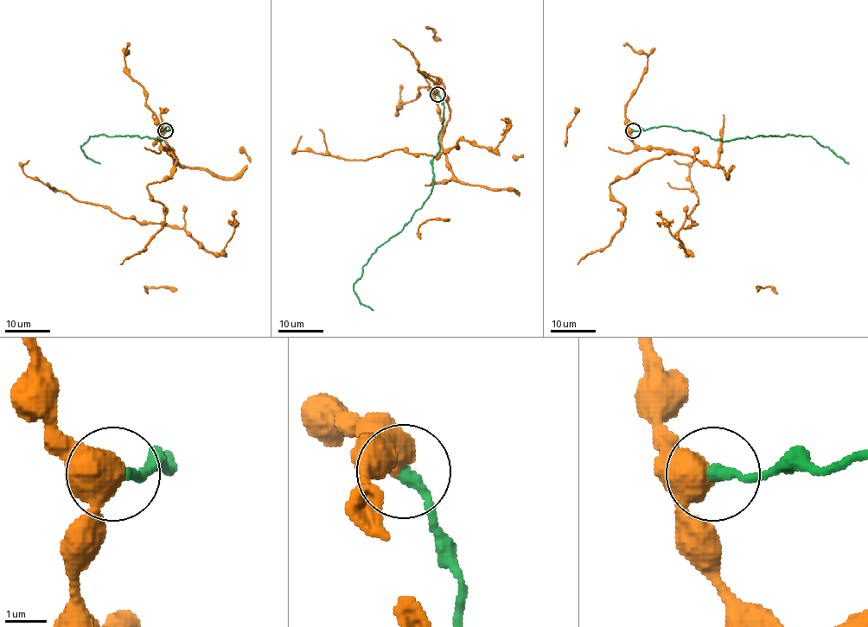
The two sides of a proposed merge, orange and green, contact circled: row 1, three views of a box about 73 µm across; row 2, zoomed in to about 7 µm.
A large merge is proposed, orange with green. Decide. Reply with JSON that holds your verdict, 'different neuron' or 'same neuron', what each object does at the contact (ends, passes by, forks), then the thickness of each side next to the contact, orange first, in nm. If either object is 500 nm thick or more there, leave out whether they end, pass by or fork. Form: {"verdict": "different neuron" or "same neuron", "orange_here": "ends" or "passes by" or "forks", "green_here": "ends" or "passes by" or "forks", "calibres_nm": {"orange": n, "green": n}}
{"verdict": "different neuron", "orange_here": "passes by", "green_here": "ends", "calibres_nm": {"orange": 480, "green": 320}}

